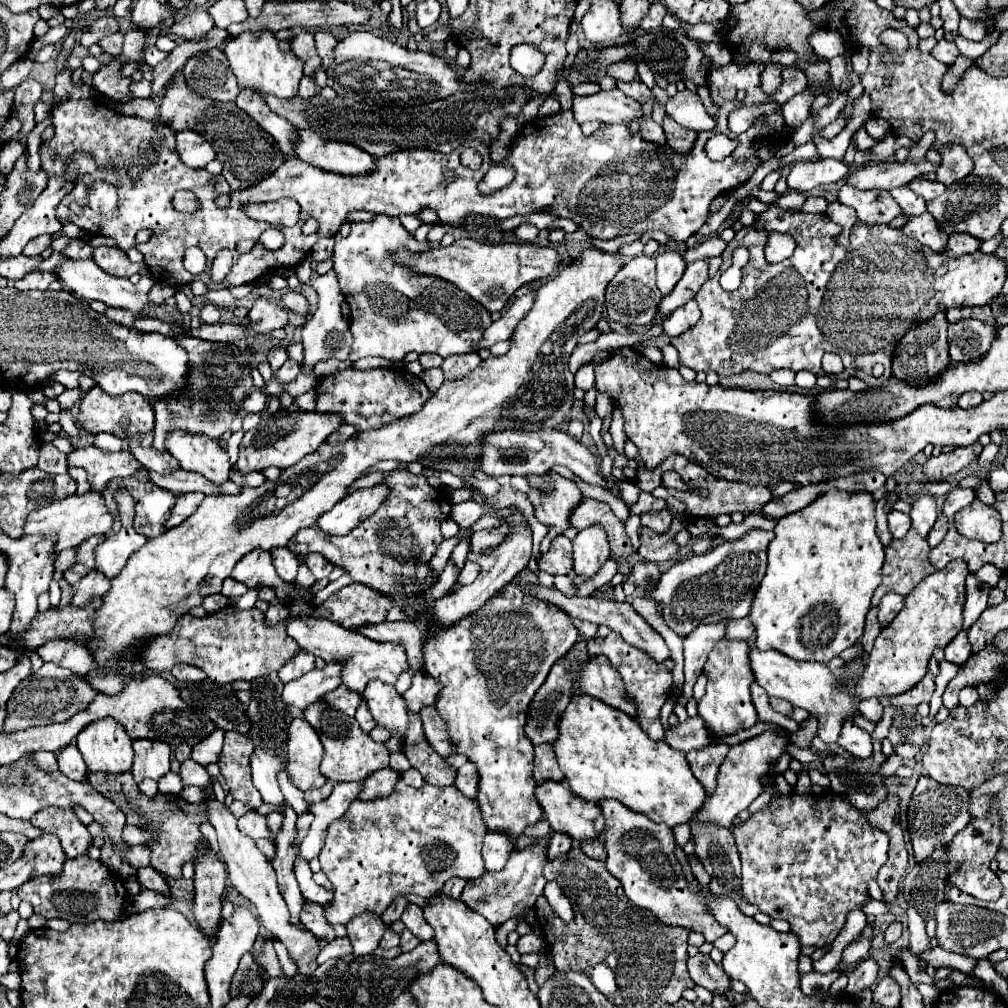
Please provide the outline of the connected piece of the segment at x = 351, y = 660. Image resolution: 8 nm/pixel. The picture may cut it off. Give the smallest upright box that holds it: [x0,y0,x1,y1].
[287,617,409,693]

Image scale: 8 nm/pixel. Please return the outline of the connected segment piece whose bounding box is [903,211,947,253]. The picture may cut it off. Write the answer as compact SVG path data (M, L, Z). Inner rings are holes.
M927 211L923 215L909 217L907 225L903 227L903 233L919 241L921 245L927 245L935 253L943 253L947 247L947 233L939 231L939 225L935 223L933 215Z

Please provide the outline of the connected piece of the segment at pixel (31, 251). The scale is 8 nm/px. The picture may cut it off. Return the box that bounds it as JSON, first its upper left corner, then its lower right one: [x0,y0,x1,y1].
[23,235,53,257]

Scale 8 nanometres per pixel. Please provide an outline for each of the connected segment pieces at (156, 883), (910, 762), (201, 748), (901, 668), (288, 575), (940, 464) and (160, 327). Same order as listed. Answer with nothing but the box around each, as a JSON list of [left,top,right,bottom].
[[137,867,169,897],[882,754,915,776],[191,729,223,767],[855,559,969,697],[271,547,299,585],[923,441,983,481],[135,319,171,335]]

